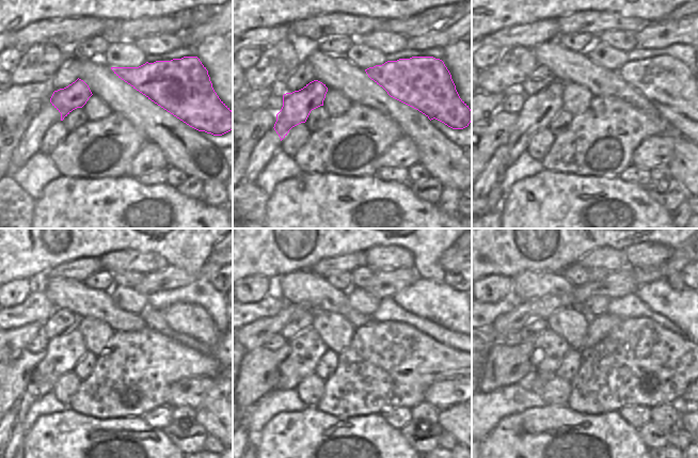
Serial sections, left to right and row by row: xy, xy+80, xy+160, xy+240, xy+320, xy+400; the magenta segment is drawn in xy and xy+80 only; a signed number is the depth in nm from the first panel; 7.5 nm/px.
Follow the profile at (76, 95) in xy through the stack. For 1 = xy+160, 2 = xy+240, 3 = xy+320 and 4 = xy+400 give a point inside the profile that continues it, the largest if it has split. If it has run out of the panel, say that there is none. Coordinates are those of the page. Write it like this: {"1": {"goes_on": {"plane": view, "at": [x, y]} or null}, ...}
{"1": {"goes_on": {"plane": "xy+160", "at": [538, 111]}}, "2": {"goes_on": {"plane": "xy+240", "at": [63, 352]}}, "3": {"goes_on": {"plane": "xy+320", "at": [307, 348]}}, "4": {"goes_on": {"plane": "xy+400", "at": [549, 348]}}}

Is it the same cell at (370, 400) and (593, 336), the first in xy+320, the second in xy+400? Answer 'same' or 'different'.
different

